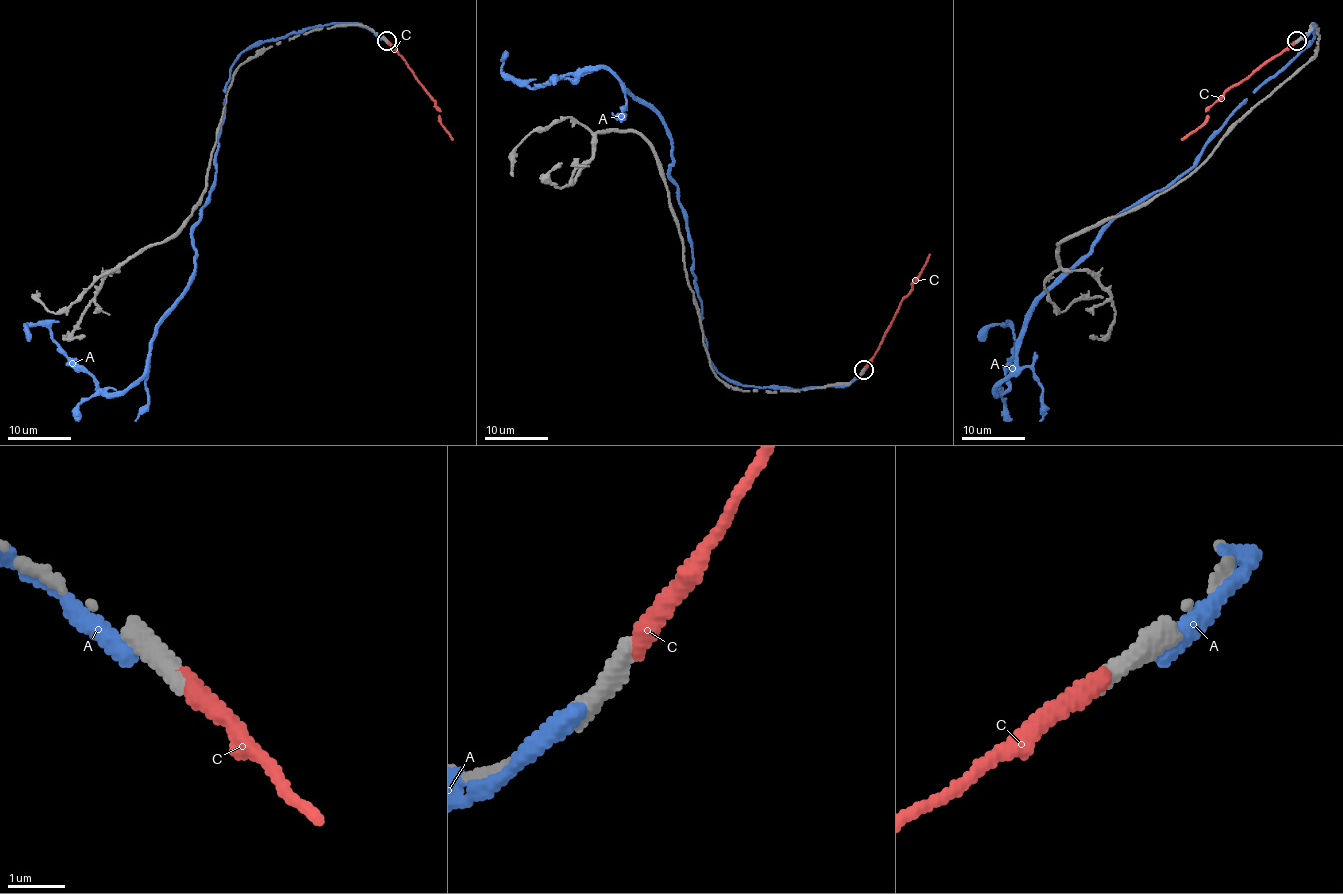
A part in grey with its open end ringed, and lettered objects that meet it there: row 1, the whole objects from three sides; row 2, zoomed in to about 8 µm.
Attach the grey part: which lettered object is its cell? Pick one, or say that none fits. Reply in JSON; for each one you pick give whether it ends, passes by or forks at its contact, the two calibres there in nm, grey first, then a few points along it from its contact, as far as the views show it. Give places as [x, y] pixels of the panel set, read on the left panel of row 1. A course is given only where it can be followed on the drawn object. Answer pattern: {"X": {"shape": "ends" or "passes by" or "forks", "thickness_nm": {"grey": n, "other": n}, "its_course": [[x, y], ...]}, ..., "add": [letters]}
{"C": {"shape": "ends", "thickness_nm": {"grey": 360, "other": 360}, "its_course": [[386, 41], [405, 60], [423, 88], [434, 100], [439, 122], [453, 139]]}, "add": ["C"]}

